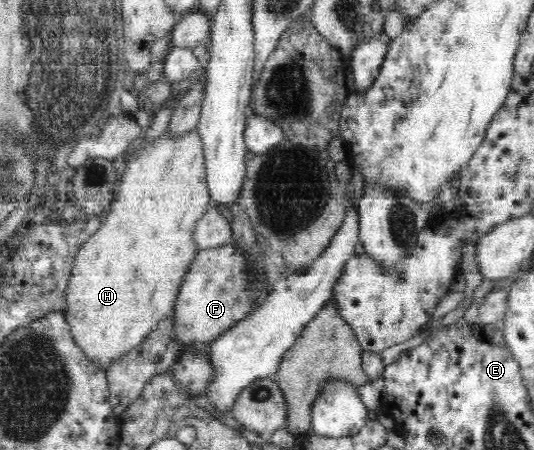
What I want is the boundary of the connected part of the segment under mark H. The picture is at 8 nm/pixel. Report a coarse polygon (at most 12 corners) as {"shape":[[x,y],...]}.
{"shape":[[196,131],[128,163],[65,323],[113,364],[173,313],[211,202]]}

